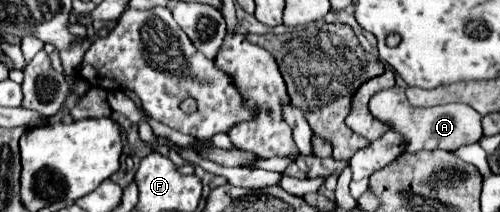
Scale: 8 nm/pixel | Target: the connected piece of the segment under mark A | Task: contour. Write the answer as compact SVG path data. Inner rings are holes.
M395 86L389 90L377 92L369 102L371 114L385 124L389 130L401 134L405 142L405 152L415 154L421 150L457 150L467 144L475 144L481 138L481 114L469 104L445 104L433 108L415 108L407 102L405 90Z

